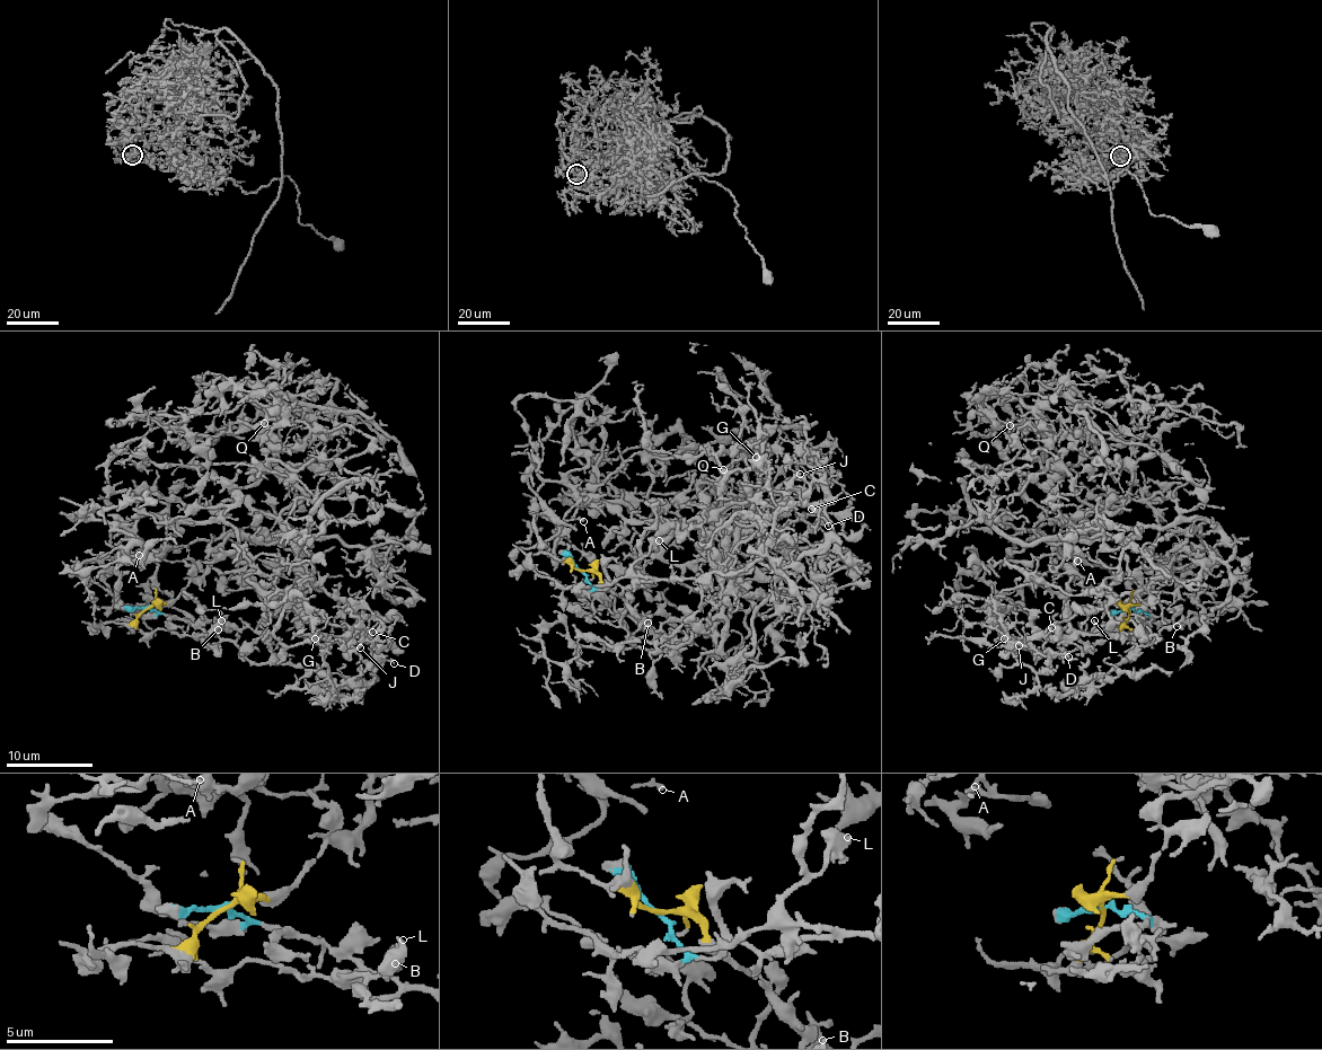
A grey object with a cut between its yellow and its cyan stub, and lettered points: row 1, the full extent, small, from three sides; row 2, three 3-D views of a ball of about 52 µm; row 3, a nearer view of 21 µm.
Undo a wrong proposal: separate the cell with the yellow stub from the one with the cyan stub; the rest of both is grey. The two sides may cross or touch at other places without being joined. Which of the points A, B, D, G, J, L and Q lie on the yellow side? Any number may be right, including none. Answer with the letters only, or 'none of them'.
A, Q

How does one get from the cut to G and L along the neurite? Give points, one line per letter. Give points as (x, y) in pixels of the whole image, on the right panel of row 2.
G: (1130, 610), (1146, 614), (1131, 660), (1084, 693), (1049, 693), (985, 635), (998, 626), (1005, 640)
L: (1130, 610), (1143, 610), (1146, 614), (1140, 625), (1121, 636), (1102, 635), (1093, 619)

